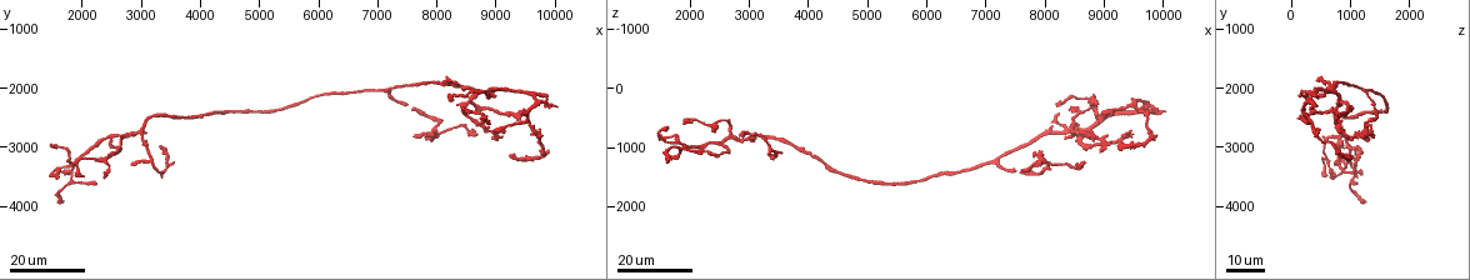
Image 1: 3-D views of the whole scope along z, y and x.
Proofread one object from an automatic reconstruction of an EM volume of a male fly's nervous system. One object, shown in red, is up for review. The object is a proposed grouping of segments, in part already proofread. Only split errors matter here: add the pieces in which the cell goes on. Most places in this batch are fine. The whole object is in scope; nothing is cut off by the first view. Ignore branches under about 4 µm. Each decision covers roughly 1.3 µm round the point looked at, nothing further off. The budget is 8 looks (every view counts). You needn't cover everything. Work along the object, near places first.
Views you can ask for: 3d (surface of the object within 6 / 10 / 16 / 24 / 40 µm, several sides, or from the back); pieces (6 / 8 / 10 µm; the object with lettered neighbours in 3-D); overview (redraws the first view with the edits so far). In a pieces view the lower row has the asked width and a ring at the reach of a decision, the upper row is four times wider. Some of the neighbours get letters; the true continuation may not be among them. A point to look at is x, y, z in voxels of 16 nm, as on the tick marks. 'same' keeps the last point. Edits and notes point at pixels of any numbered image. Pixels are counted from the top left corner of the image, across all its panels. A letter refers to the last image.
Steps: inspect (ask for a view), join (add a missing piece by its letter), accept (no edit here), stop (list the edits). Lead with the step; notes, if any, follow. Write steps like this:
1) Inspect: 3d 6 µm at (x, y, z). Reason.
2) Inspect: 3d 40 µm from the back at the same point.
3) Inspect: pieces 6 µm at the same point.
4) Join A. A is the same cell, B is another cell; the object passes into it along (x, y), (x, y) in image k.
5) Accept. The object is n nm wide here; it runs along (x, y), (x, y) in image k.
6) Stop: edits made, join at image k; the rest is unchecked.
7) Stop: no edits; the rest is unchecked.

Inspect: 3d 16 µm at (2350, 3500, 700). Free end.

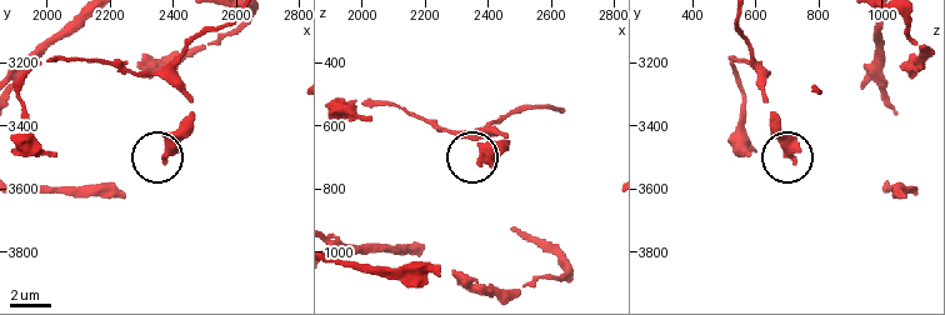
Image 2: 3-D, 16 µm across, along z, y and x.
Inspect: 3d 6 µm at (2370, 3510, 720).

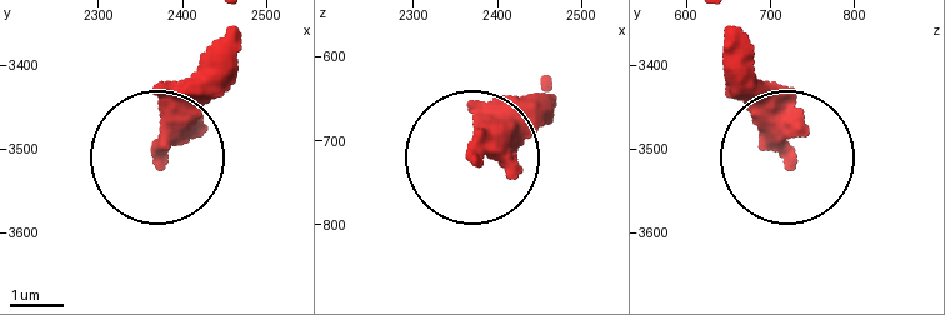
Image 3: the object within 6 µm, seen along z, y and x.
Inspect: pieces 8 µm at (2375, 3505, 720).

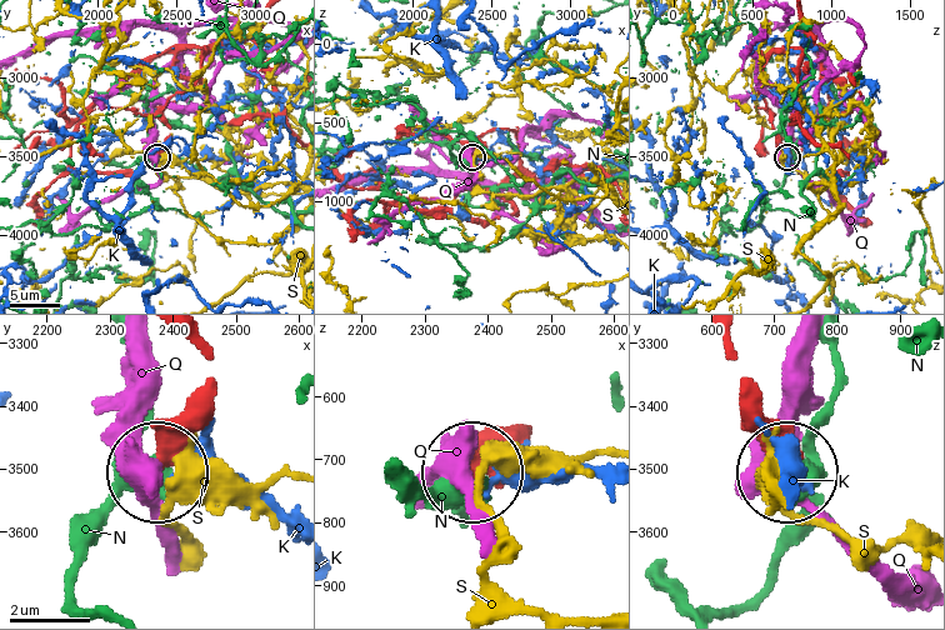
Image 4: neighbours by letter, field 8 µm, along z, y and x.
Accept. K, N, Q and S are other cells; none of them fits.

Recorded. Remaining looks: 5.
Inspect: 3d 16 µm at (3600, 3300, 1050).

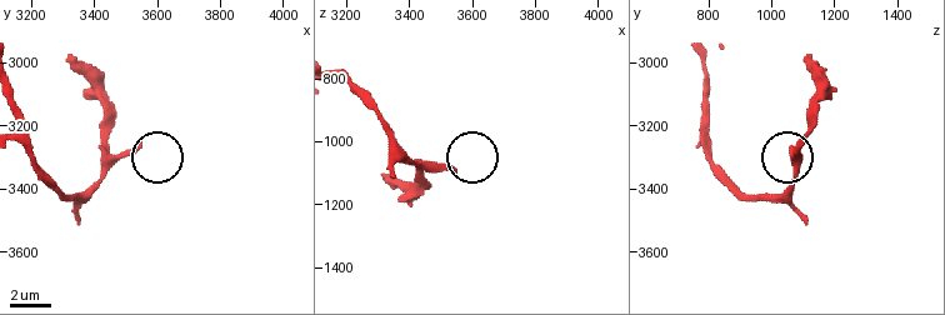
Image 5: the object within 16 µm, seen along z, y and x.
Inspect: pieces 6 µm at (3540, 3270, 1100). What lies round it.

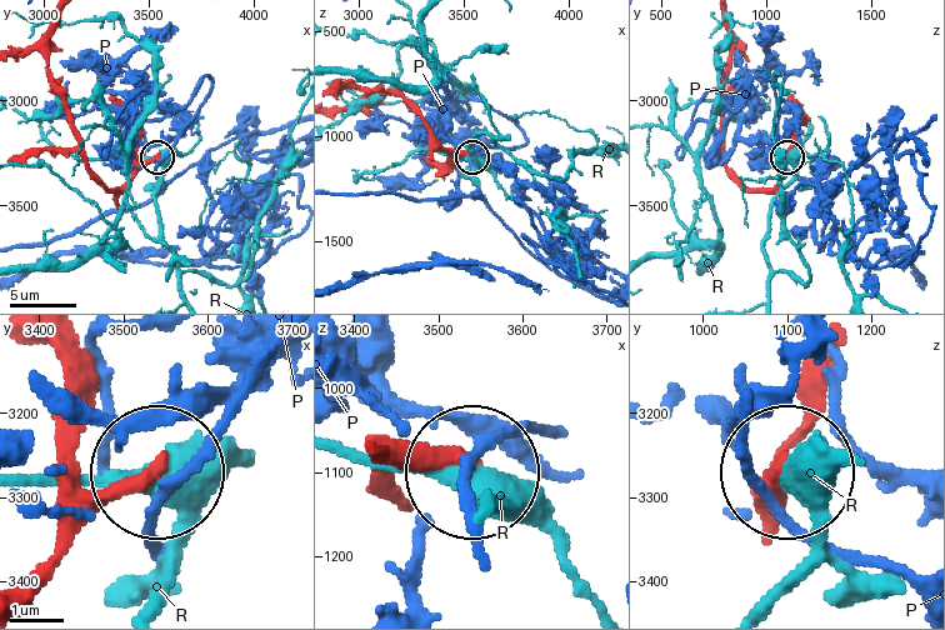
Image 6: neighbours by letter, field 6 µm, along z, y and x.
Accept. P and R are other cells; it runs along (21, 588), (151, 471) in image 6; no lettered piece goes on from it.

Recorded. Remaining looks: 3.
Inspect: 3d 24 µm at (10000, 2300, 400). Thin end.

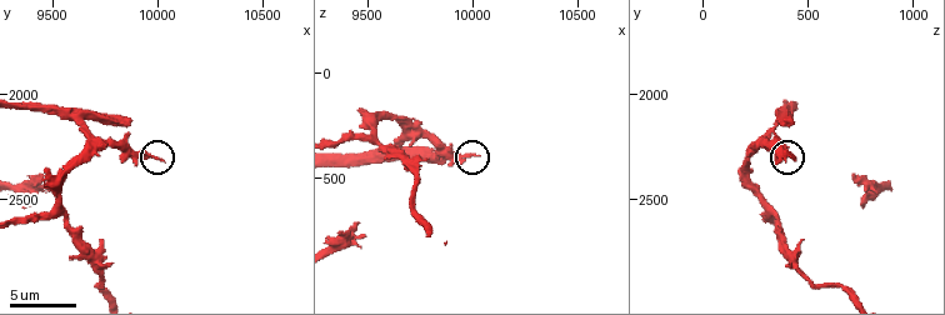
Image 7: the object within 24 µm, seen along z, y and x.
Inspect: 3d 10 µm at (10020, 2320, 400).

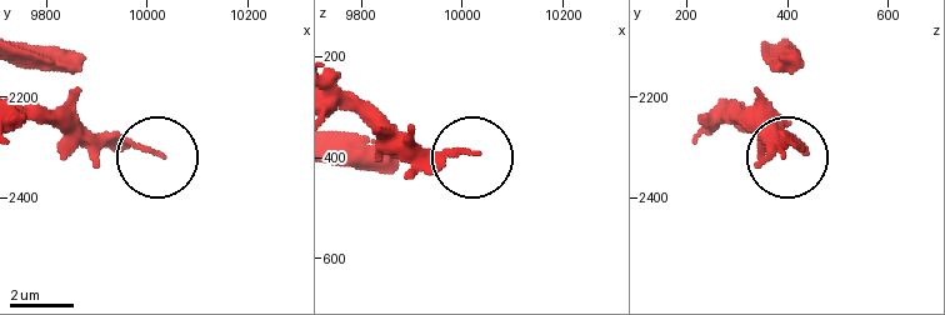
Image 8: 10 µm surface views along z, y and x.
Inspect: pieces 6 µm at (10025, 2315, 385).

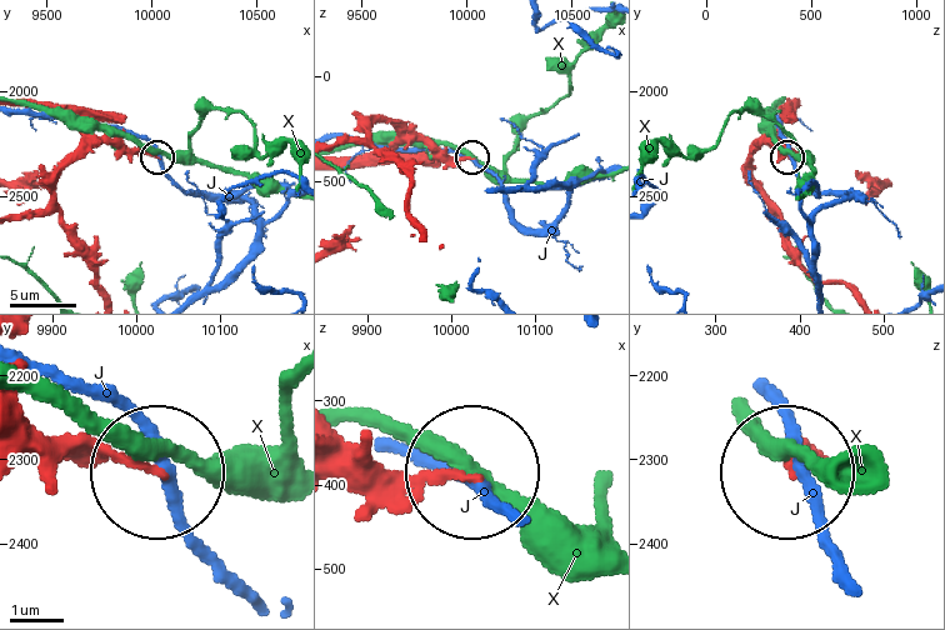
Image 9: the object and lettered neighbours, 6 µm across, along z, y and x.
Accept. The object is 140 nm wide here; J and X are other cells; no lettered piece goes on from it.

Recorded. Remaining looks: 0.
Stop: no edits; the rest is unchecked.

